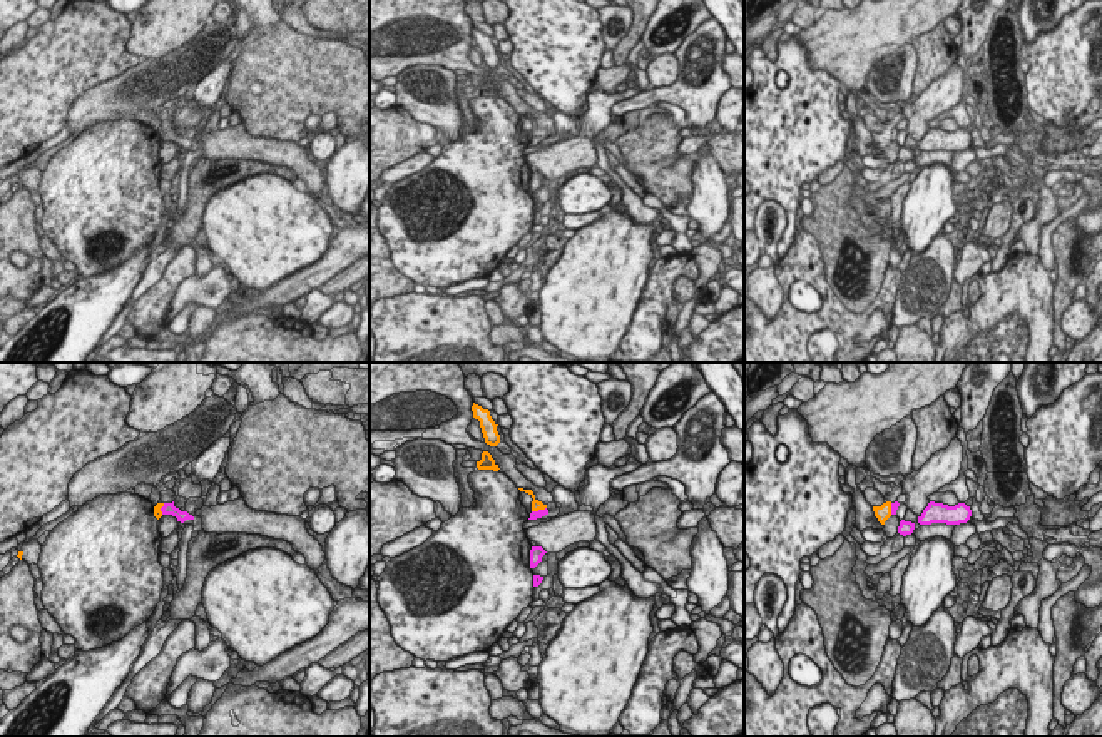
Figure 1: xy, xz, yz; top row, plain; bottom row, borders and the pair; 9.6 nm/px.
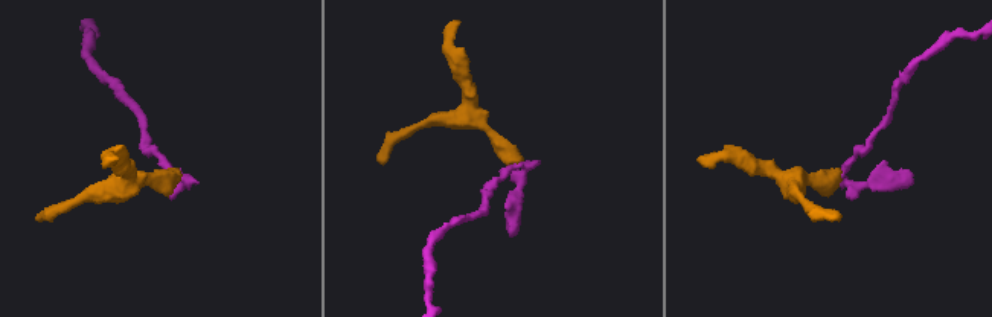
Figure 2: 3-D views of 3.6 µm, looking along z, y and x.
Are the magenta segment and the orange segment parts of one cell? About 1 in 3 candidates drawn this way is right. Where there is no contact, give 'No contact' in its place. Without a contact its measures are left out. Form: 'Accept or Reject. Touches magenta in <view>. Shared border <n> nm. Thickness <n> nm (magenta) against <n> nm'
Reject. Touches magenta in xz. Shared border 150 nm. Thickness 90 nm (magenta) against 100 nm.

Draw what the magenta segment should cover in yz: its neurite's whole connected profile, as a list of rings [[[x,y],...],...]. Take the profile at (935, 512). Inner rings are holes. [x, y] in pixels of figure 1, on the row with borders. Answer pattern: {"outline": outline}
{"outline": [[[930,501],[923,513],[918,516],[920,525],[931,523],[946,523],[946,525],[960,525],[967,523],[972,516],[970,506],[965,503],[958,503],[955,506],[948,506],[943,503]]]}

